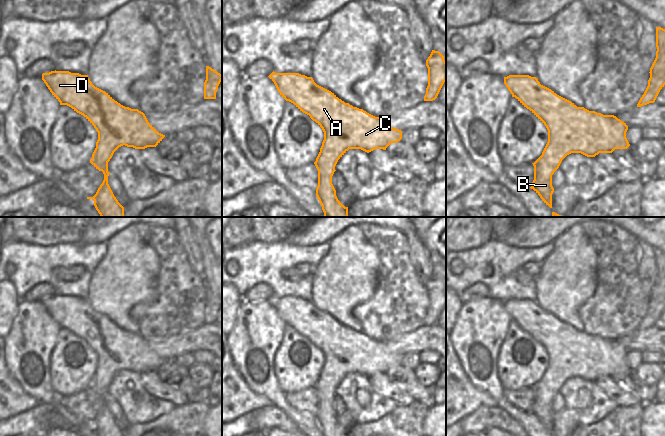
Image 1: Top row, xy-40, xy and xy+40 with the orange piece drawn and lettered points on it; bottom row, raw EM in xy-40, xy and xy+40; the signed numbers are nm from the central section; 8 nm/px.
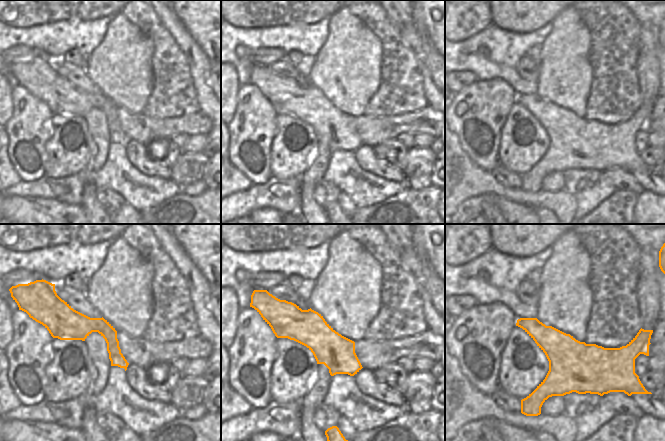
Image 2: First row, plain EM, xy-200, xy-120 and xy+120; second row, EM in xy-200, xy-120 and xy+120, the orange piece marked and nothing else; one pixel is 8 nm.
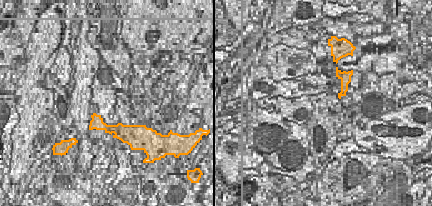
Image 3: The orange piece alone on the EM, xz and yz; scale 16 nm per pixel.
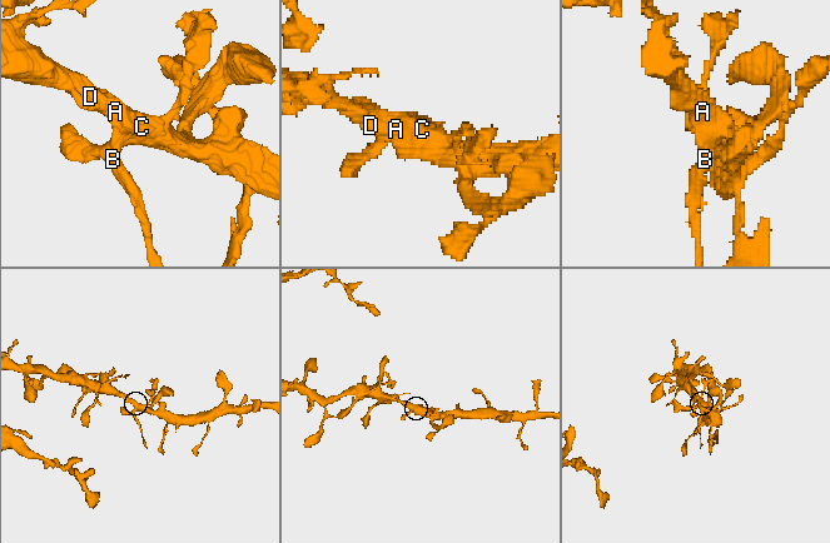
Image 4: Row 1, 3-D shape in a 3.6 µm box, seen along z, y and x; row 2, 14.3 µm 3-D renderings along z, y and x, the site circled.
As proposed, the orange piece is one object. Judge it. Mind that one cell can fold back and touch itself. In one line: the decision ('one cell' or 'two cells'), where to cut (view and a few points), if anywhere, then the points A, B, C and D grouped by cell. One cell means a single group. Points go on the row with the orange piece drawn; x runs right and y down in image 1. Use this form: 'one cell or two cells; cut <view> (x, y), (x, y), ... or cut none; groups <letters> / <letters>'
two cells; cut xy+40 (541, 155), (547, 160), (552, 174); groups A C D / B

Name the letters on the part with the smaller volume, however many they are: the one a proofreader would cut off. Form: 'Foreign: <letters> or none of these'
Foreign: B

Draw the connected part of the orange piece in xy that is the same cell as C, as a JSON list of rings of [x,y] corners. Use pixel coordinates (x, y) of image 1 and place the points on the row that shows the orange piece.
[[[275,73],[268,76],[280,95],[293,103],[300,111],[310,116],[324,132],[324,140],[316,160],[321,159],[332,177],[338,160],[349,149],[361,149],[367,153],[386,148],[402,139],[402,131],[391,127],[380,117],[375,117],[363,109],[353,107],[339,99],[331,91],[317,85],[312,77],[299,73]]]

